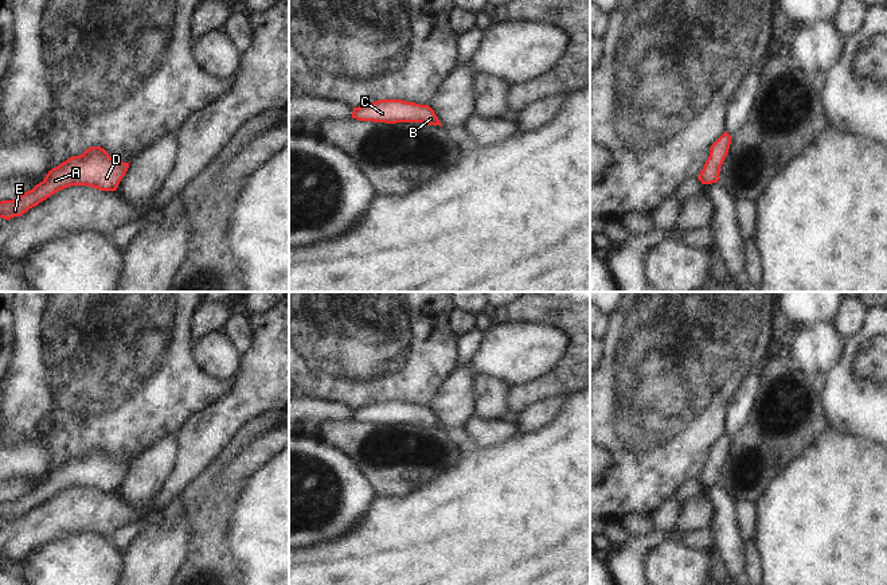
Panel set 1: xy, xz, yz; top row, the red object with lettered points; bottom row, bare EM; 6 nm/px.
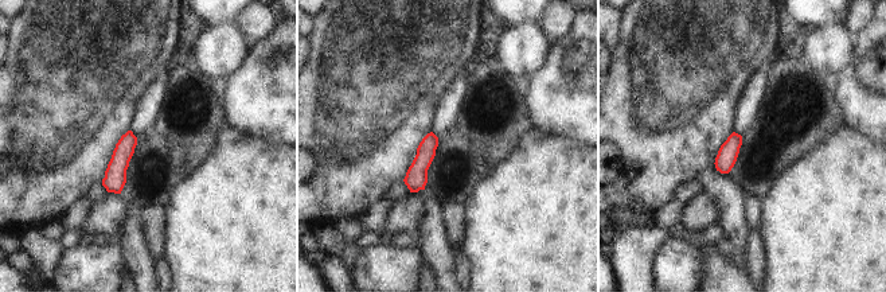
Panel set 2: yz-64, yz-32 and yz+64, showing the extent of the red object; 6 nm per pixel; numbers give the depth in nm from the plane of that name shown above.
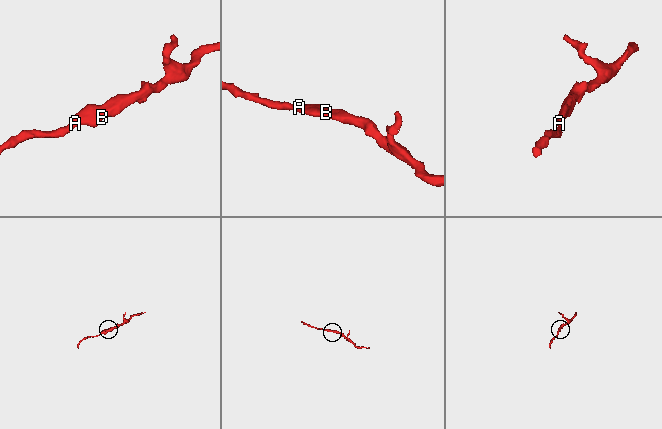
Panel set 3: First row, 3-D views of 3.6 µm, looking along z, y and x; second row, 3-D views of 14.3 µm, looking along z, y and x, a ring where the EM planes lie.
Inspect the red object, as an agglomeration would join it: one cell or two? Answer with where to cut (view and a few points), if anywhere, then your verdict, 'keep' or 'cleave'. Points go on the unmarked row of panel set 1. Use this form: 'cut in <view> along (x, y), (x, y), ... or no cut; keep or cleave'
no cut; keep

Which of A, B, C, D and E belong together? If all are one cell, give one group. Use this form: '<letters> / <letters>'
A B C D E

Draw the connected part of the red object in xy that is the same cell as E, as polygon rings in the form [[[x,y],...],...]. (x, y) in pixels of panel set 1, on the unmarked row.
[[[90,448],[48,472],[44,481],[12,502],[0,503],[0,519],[22,518],[55,494],[70,487],[89,487],[101,492],[116,492],[129,464],[117,463],[101,448]]]

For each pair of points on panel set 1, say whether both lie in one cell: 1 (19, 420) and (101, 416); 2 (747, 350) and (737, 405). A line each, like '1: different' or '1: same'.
1: same
2: different

